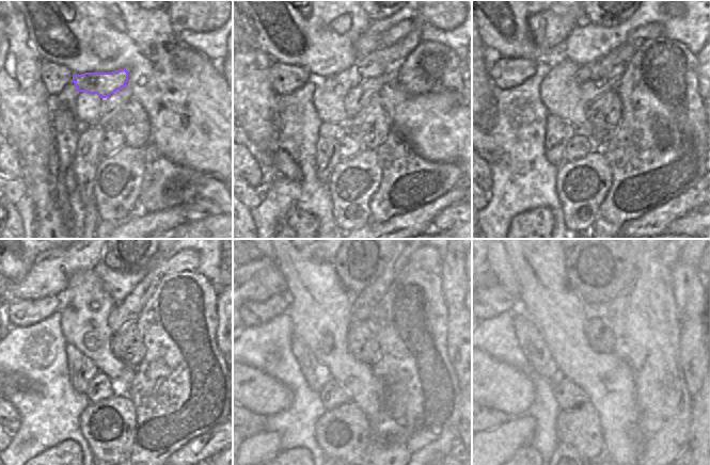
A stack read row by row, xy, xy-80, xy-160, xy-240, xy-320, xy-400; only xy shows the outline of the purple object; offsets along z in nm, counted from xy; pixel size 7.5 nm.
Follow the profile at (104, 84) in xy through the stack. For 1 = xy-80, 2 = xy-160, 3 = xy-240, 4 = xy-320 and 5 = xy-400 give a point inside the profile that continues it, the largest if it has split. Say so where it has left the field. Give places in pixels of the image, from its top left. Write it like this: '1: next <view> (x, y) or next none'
1: next xy-80 (397, 42)
2: next xy-160 (616, 60)
3: next xy-240 (185, 260)
4: next xy-320 (428, 260)
5: next xy-400 (668, 260)

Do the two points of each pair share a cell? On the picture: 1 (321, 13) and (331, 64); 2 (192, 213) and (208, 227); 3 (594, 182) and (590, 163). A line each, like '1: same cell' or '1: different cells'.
1: same cell
2: different cells
3: same cell

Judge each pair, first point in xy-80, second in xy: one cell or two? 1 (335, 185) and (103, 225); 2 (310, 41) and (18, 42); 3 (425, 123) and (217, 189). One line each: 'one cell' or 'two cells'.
1: two cells
2: two cells
3: two cells

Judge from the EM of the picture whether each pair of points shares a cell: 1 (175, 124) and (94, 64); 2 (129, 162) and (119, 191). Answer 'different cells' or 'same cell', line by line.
1: same cell
2: same cell

